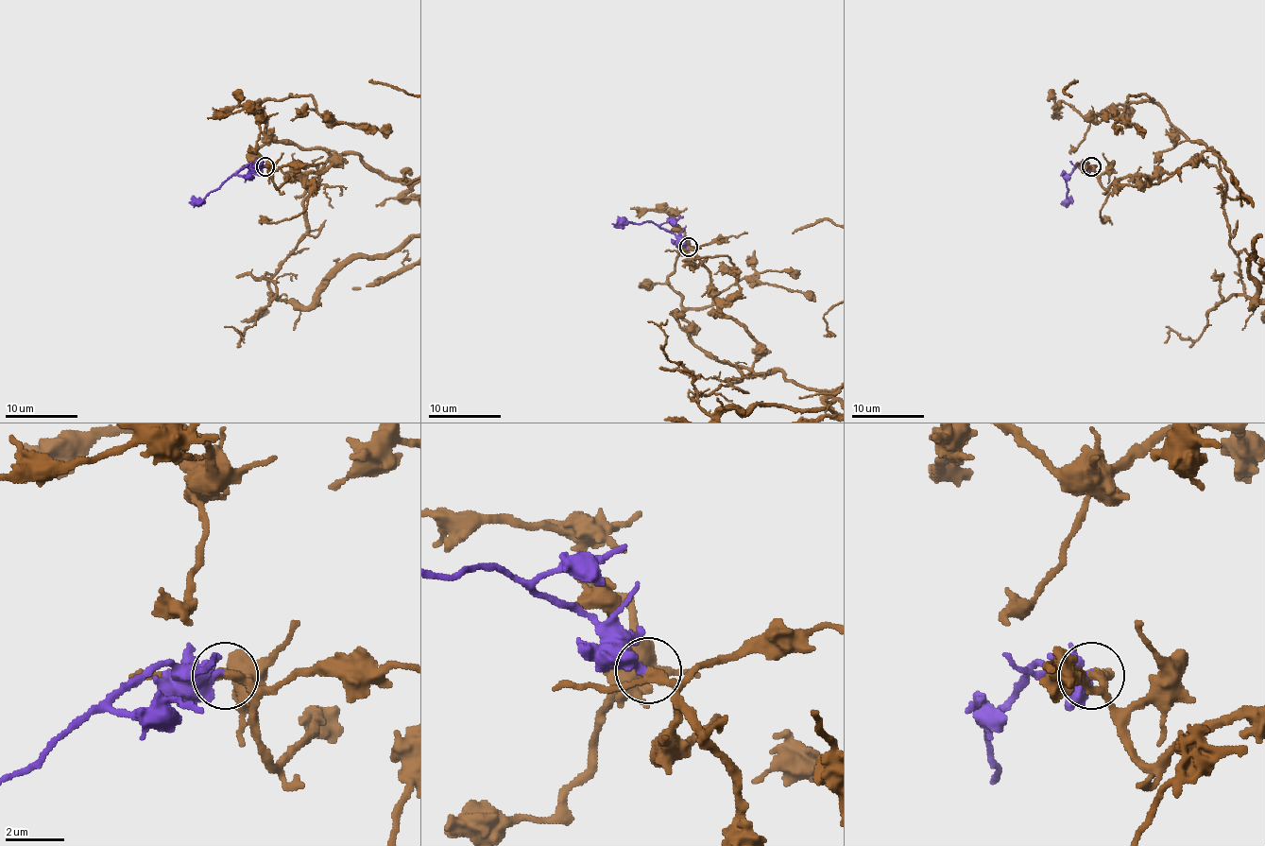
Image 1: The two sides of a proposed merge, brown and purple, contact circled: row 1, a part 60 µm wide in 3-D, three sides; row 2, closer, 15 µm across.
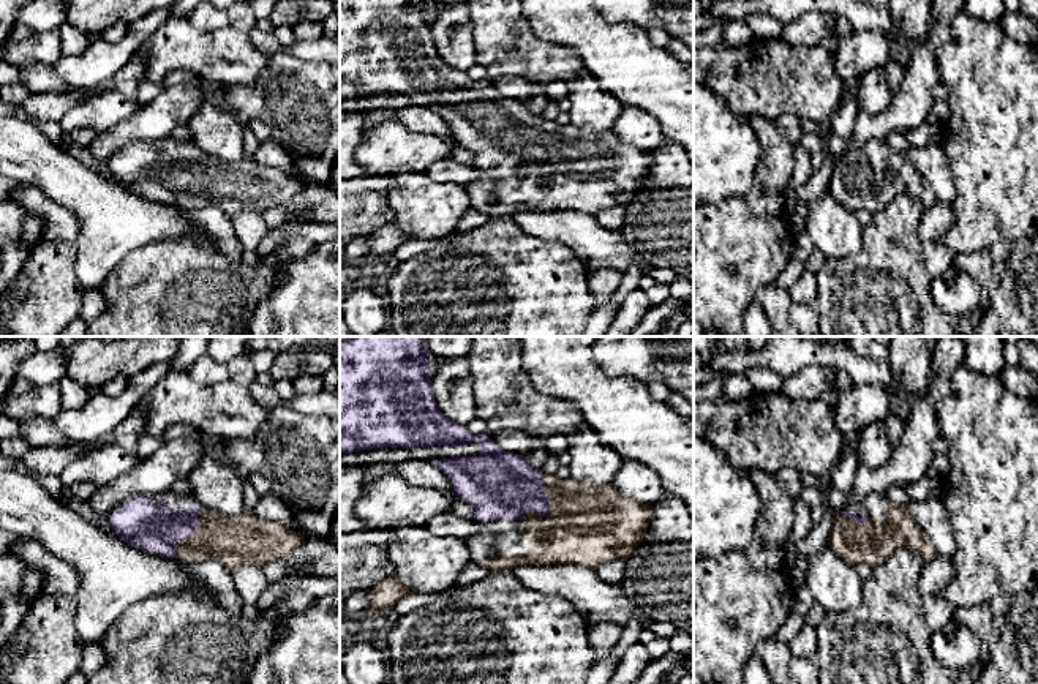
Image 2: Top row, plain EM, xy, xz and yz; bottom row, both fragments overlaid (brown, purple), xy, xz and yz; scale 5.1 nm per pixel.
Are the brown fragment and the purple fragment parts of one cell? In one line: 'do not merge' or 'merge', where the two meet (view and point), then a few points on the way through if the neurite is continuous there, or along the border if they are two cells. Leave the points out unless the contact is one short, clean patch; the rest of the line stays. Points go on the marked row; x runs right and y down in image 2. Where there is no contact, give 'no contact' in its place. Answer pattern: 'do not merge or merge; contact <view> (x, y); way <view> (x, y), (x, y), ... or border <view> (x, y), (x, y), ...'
merge; contact xy (184, 541); way xy (233, 541), (184, 541), (177, 534), (138, 523)

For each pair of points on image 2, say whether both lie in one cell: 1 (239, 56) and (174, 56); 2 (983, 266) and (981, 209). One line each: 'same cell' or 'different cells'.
1: same cell
2: different cells

